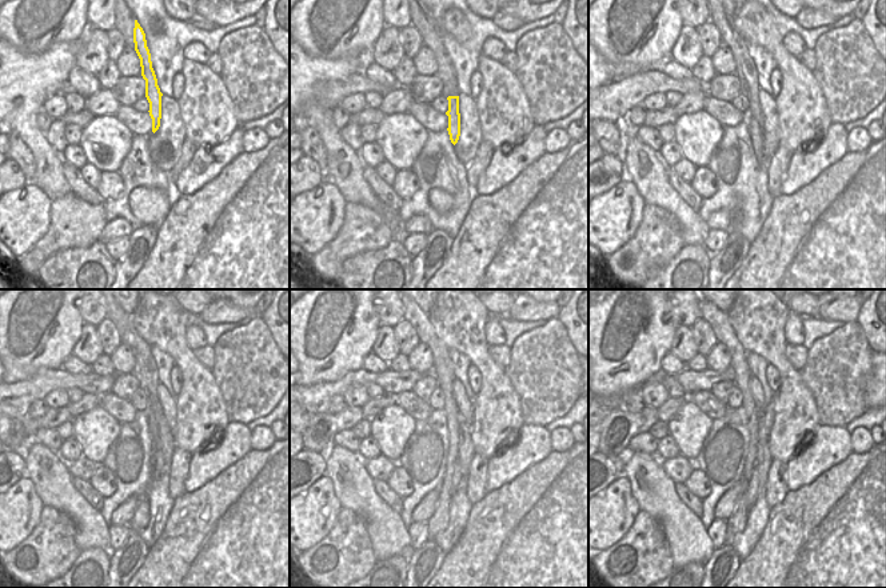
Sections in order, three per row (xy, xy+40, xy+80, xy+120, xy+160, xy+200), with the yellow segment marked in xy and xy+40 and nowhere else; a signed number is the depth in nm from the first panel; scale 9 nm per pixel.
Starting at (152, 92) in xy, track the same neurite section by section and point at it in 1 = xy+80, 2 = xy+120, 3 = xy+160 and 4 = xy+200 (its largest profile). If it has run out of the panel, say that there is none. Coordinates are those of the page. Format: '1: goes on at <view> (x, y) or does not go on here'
1: goes on at xy+80 (755, 134)
2: goes on at xy+120 (158, 463)
3: goes on at xy+160 (457, 478)
4: goes on at xy+200 (753, 484)

